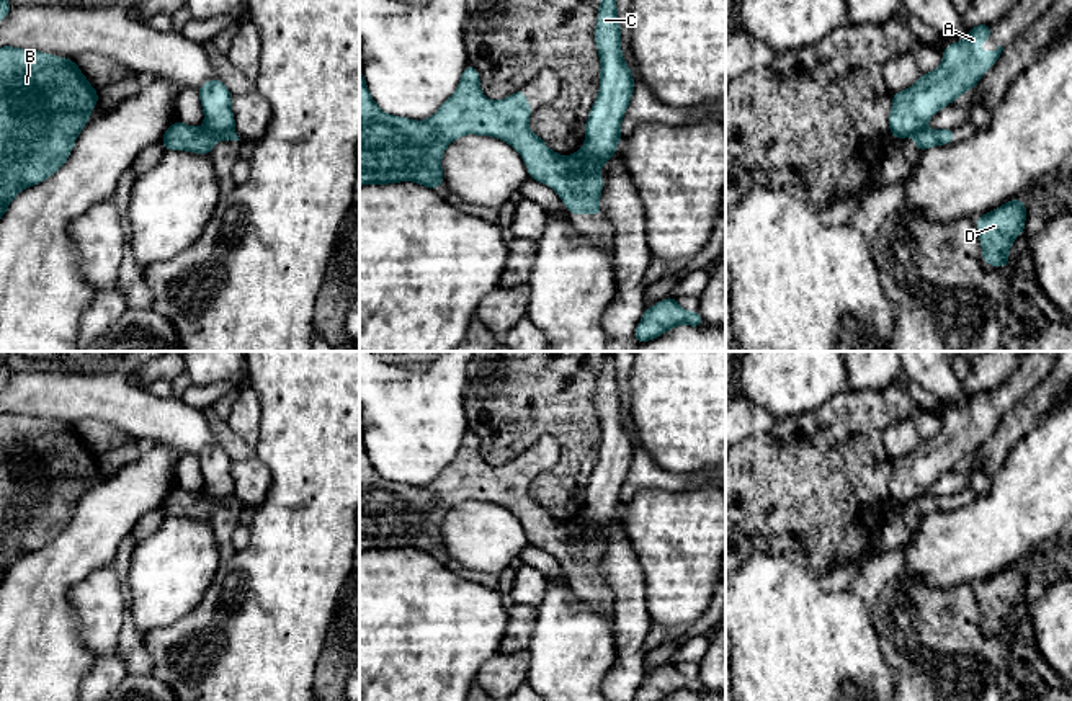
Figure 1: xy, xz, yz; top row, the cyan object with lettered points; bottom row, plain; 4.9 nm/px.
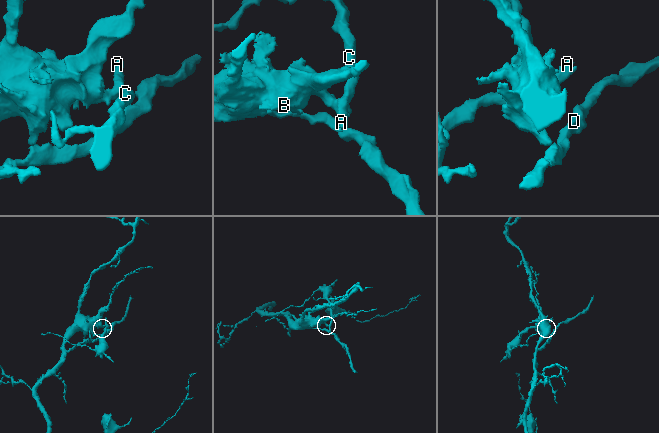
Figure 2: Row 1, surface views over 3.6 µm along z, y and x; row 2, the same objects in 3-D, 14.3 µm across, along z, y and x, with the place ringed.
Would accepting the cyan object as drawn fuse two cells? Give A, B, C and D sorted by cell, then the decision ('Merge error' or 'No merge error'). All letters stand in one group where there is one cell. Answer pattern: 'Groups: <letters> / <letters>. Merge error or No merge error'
Groups: A C / B D. Merge error

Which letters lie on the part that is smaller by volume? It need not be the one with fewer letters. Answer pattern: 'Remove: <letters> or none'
Remove: A, C

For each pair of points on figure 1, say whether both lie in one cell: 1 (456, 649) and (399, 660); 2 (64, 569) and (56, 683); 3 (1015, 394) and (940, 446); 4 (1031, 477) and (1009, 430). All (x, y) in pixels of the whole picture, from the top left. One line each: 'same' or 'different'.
1: same
2: same
3: same
4: different

